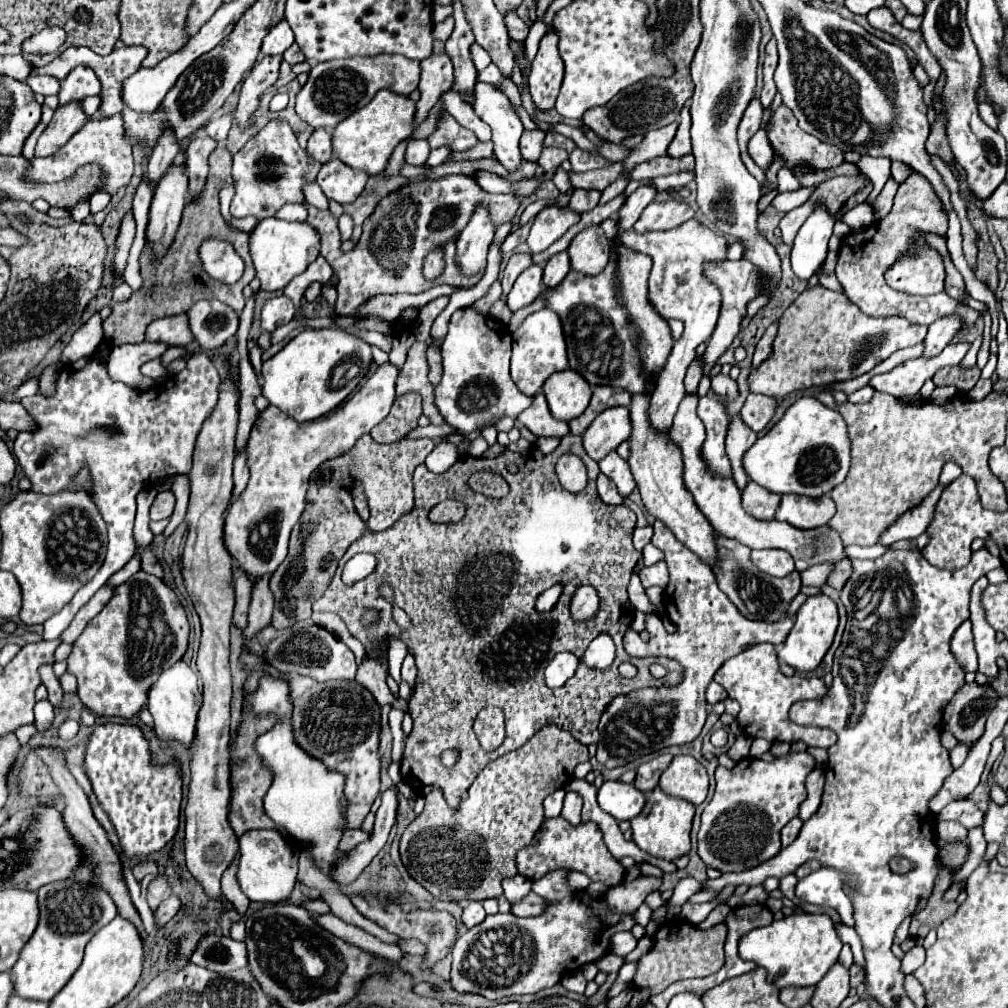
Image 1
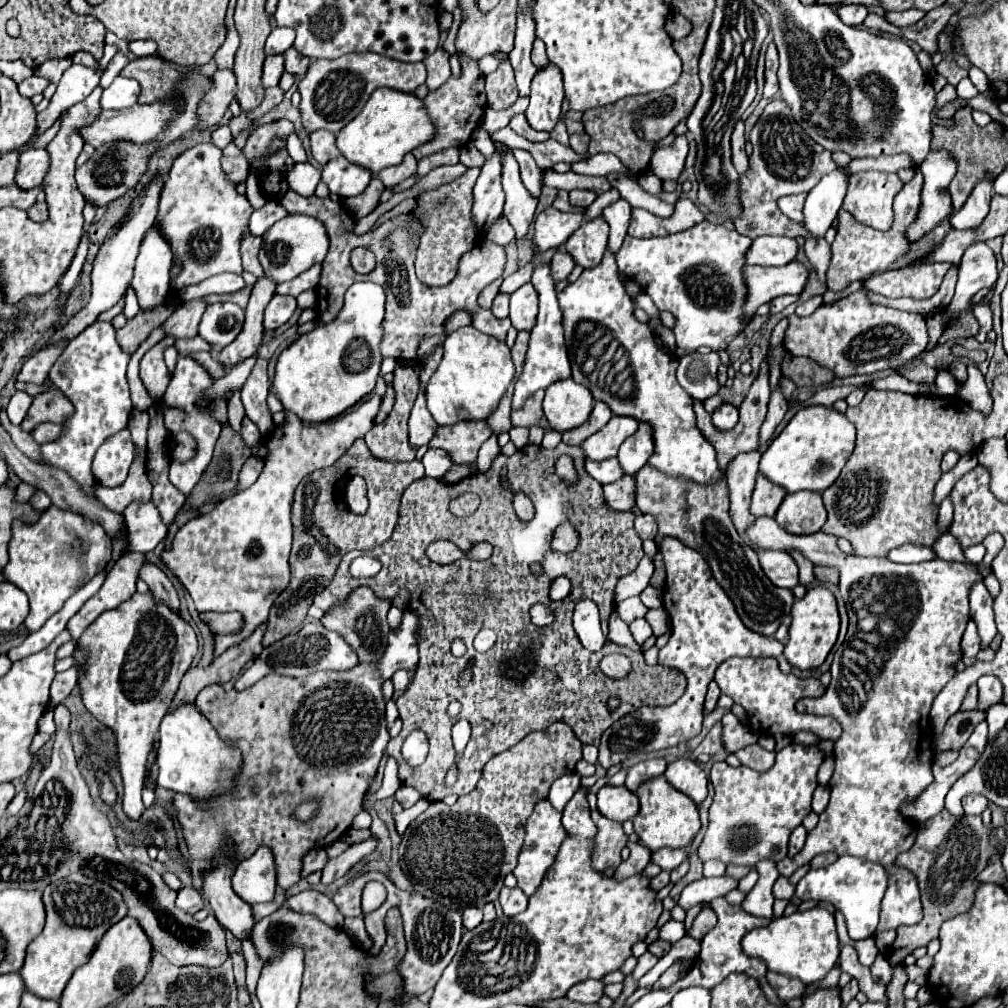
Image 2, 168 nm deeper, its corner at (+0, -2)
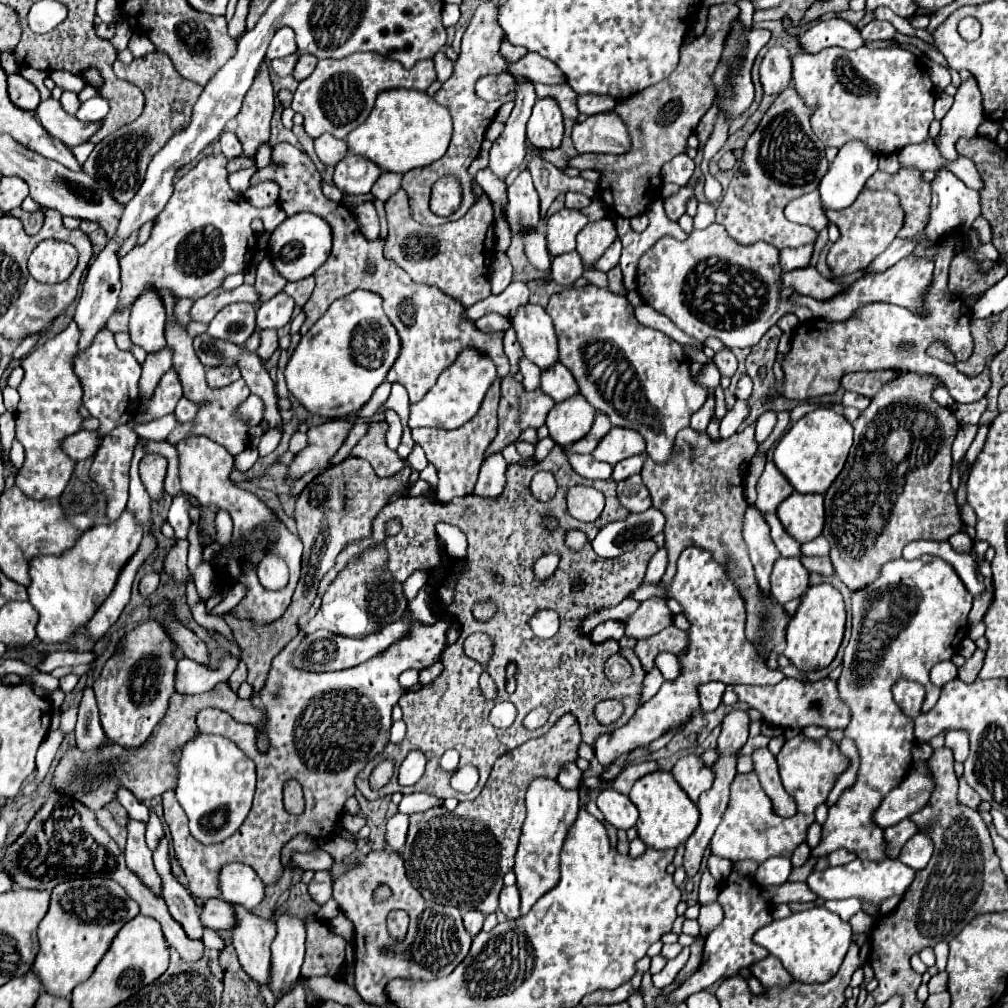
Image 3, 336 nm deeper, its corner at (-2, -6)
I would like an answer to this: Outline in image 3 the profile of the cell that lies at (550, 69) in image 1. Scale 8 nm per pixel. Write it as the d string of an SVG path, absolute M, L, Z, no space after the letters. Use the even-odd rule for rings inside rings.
M542 97L536 101L526 131L528 141L540 149L554 149L560 145L564 127L562 127L562 111L556 105L556 99Z

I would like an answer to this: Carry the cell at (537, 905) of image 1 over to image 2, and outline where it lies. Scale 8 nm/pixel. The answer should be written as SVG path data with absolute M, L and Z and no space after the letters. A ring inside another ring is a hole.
M504 887L500 891L500 899L498 901L502 905L504 915L508 915L508 917L514 917L514 915L522 913L526 909L526 905L528 905L528 897L522 893L520 887L514 887L514 889Z

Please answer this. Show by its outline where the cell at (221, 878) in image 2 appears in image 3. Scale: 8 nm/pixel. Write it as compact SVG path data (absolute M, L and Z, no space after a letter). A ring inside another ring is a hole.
M232 905L232 909L236 923L230 929L230 941L240 965L256 983L268 983L270 943L276 937L276 921L258 917L242 905Z

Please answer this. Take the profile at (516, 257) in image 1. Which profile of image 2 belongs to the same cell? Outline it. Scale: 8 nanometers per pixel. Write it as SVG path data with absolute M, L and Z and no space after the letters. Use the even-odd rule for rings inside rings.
M496 295L490 311L494 317L508 317L508 295Z

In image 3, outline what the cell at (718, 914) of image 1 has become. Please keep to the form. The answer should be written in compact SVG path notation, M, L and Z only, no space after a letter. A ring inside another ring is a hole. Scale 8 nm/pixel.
M708 903L708 905L702 905L700 909L700 917L698 917L698 923L700 923L700 935L706 937L720 921L722 921L724 913L722 913L722 907L718 903Z

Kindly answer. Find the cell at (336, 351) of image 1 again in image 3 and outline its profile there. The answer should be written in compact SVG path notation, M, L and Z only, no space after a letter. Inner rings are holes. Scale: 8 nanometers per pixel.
M356 289L336 299L316 325L302 335L286 365L286 385L292 397L312 415L340 419L360 411L386 379L400 351L394 325L384 315L382 297L374 291Z

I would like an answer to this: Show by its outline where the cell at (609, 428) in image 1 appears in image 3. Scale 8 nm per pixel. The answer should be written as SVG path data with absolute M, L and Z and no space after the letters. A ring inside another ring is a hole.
M612 427L608 435L604 435L600 439L600 443L596 445L596 449L592 451L592 457L596 461L606 461L610 465L616 465L618 461L632 457L636 453L642 453L646 449L644 439L640 437L640 433L632 431L632 429L620 429L620 427Z

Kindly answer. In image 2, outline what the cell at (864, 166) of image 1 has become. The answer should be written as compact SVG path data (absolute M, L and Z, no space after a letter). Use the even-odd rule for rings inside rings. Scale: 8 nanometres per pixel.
M898 153L894 157L852 159L852 163L848 165L848 171L850 173L858 173L858 171L886 171L886 173L896 173L902 167L914 167L914 163L904 153Z

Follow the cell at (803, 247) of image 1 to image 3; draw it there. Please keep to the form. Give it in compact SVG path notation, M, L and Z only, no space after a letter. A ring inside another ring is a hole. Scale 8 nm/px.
M860 141L844 145L830 163L828 173L820 181L820 199L824 211L840 211L850 207L862 191L866 179L878 169L876 153L868 151Z

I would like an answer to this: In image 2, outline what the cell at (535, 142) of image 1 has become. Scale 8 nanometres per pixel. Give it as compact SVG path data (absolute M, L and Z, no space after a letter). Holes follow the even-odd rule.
M514 149L512 151L520 171L522 171L522 183L526 185L526 189L530 189L530 193L534 193L534 197L540 197L540 189L542 189L542 169L536 165L534 157L528 151L522 149Z

